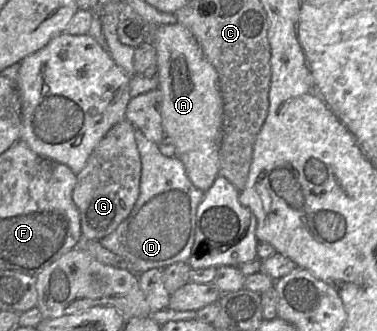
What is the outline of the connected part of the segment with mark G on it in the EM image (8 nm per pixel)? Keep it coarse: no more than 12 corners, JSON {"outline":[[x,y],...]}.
{"outline":[[113,125],[76,175],[82,238],[99,241],[139,196],[134,126]]}

